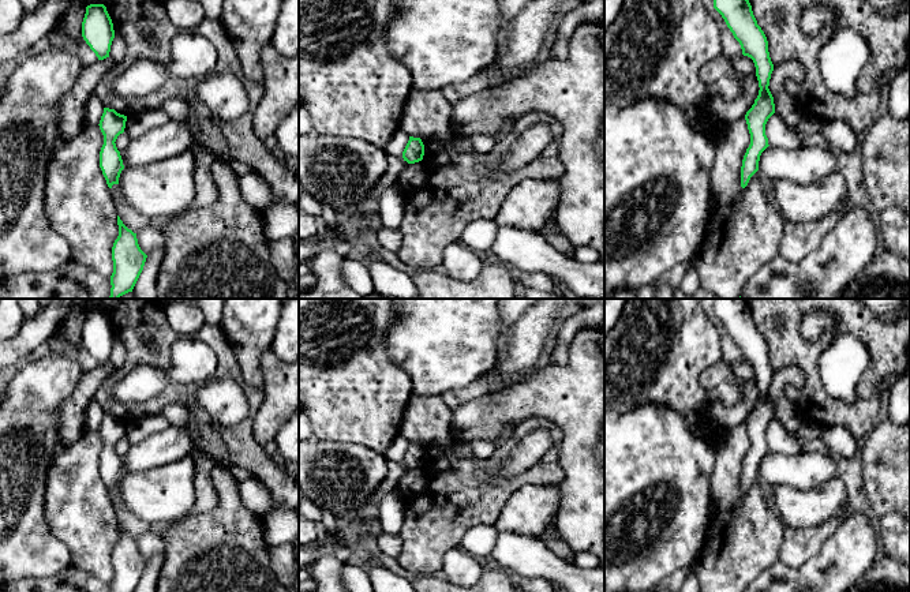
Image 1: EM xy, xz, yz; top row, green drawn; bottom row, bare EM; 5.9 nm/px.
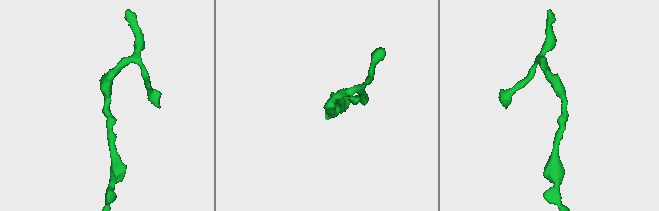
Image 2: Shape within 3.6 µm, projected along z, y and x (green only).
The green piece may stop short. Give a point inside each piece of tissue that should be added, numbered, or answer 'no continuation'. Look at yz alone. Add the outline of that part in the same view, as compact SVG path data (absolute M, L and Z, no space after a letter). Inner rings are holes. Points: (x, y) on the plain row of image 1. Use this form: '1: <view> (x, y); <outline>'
no continuation

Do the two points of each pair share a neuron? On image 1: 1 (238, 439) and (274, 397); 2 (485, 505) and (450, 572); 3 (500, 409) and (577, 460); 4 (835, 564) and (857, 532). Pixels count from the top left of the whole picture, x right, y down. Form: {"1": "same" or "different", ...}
{"1": "different", "2": "different", "3": "same", "4": "same"}

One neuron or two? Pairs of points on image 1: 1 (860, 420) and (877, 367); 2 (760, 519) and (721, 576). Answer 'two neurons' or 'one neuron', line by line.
1: one neuron
2: one neuron

